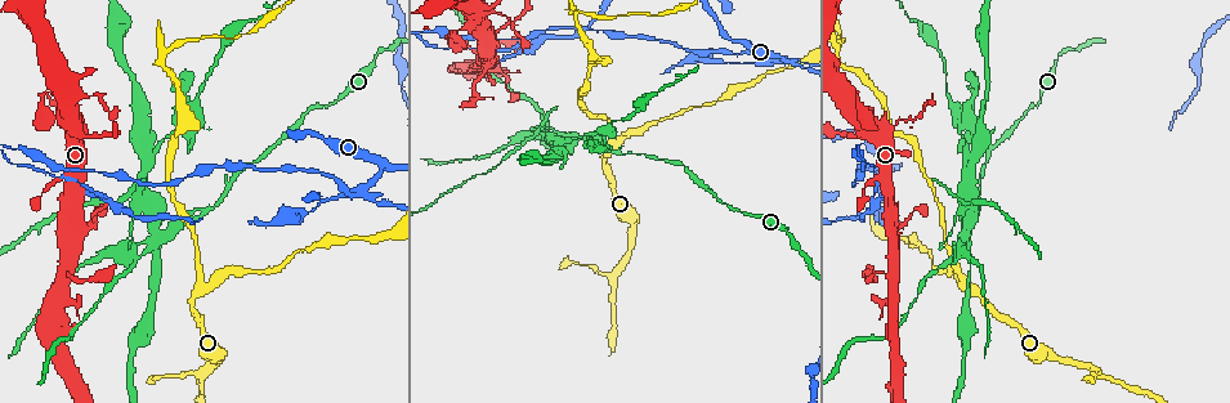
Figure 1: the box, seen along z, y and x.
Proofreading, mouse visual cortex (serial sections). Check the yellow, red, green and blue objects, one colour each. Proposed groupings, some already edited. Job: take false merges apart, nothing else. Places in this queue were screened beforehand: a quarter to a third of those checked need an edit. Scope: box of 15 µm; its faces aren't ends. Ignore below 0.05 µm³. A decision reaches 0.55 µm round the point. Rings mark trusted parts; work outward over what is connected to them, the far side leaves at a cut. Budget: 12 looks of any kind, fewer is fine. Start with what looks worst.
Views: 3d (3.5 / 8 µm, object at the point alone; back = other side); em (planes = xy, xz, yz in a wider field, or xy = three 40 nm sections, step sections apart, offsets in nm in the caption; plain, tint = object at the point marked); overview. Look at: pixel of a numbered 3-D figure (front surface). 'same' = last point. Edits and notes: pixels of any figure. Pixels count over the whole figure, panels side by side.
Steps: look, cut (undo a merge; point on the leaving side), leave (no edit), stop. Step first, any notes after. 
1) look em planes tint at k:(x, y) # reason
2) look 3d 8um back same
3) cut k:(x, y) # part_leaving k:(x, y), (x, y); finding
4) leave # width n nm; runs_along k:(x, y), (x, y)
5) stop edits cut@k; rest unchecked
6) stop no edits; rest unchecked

look 3d 3.5um at 1:(607, 155) # branch point

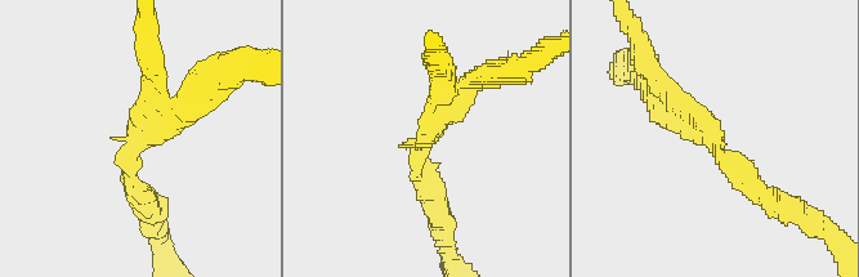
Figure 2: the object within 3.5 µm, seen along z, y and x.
look em xy step 3 tint at 2:(428, 130)

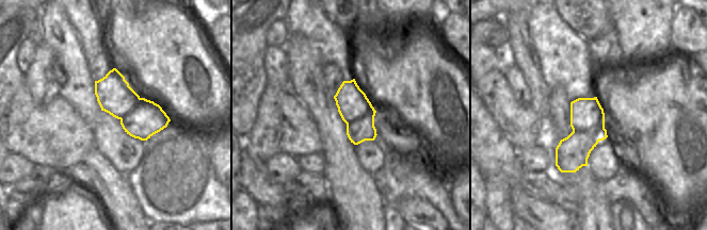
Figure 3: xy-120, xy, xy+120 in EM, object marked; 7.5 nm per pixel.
look em xy step 2 tint same

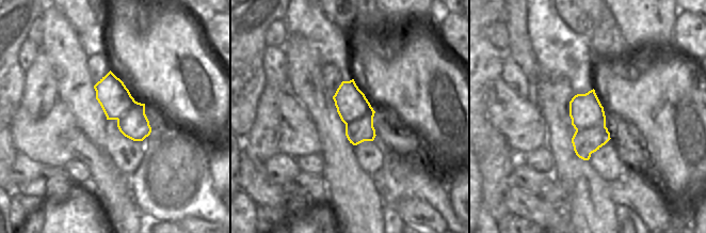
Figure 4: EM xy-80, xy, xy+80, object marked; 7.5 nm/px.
cut 2:(209, 95) # arms 3; arm_widths 200, 200, 250 nm; a second cell is stuck on

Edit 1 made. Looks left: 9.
look 3d 3.5um at 1:(204, 211) # arms part here

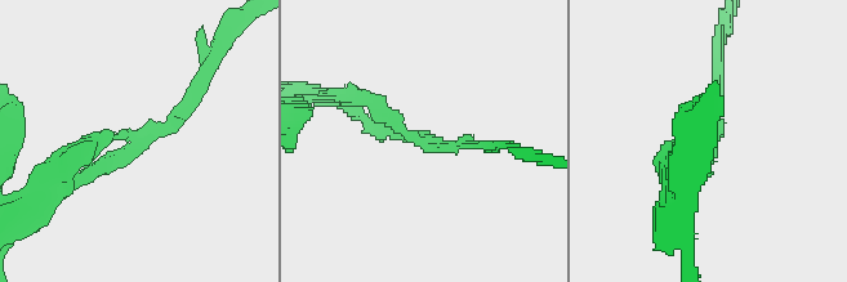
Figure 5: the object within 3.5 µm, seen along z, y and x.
look em planes tint at 5:(144, 142) # now the EM

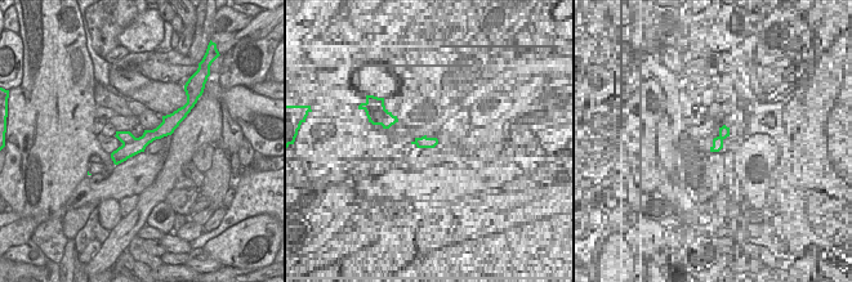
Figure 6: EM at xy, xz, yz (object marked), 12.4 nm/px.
cut 5:(676, 161) # two cells meet here

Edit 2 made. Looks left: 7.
look 3d 8um at 1:(894, 125) # calibre changes

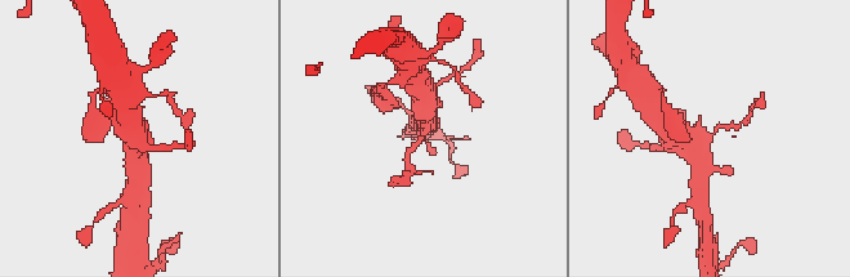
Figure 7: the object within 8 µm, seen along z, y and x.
look 3d 3.5um at 7:(423, 134)

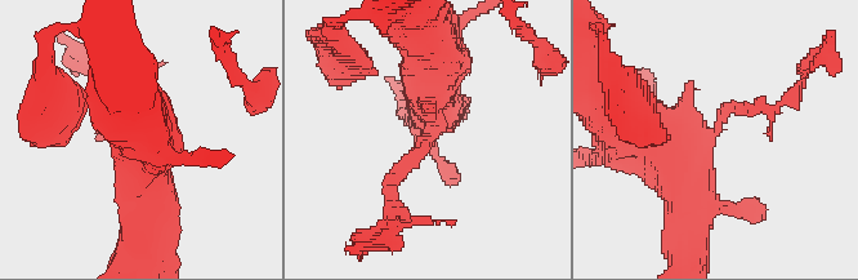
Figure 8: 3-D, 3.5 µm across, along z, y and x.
look em planes tint at 8:(426, 138) # arm_widths 200, 600 nm; now the EM

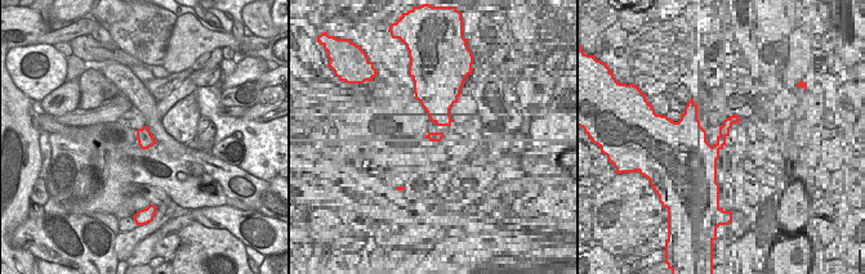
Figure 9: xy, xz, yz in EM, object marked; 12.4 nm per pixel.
cut 8:(397, 177) # width 190 nm; part_leaving 8:(427, 141), (390, 183), (394, 227); a second cell is stuck on

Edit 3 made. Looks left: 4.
look 3d 3.5um back at 7:(444, 64)

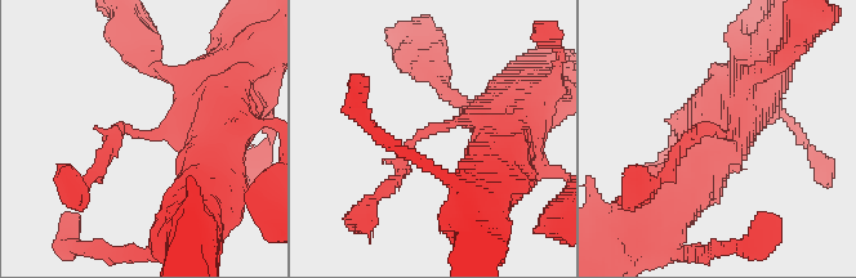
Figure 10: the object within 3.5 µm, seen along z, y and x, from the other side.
look em xy step 1 tint at 10:(433, 129)

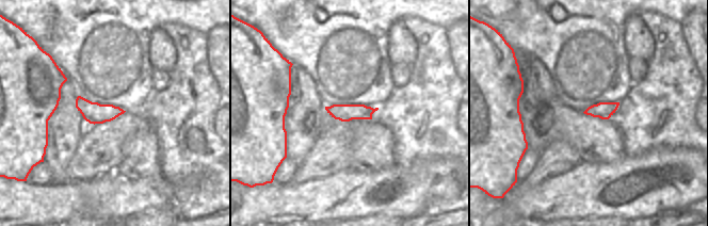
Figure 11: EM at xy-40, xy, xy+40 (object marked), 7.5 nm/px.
leave # arm_widths 200, 600 nm; runs_along 10:(219, 137), (120, 129), (105, 160); one cell here

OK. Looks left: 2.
look 3d 8um at 1:(599, 63) # a fork

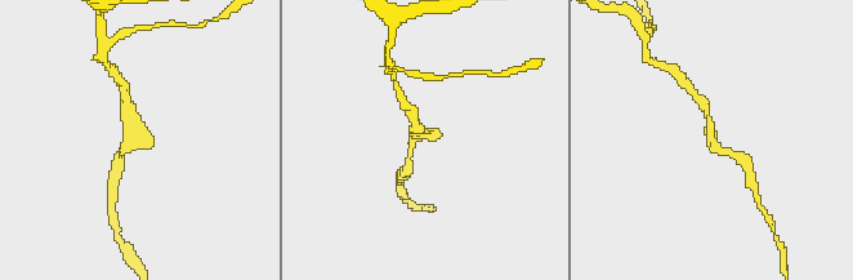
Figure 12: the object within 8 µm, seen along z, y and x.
look em xy step 1 tint at 12:(713, 142)

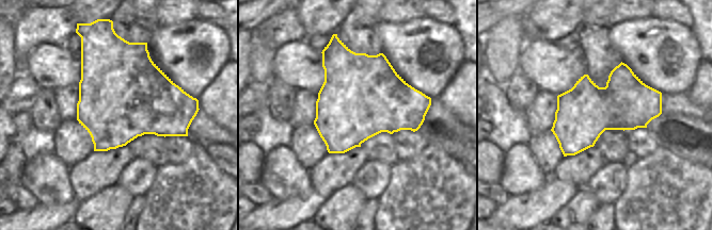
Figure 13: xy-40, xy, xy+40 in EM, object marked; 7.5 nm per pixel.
leave # width 600 nm; runs_along 12:(741, 158), (711, 141), (705, 105); continuous, no second cell

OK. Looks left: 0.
stop edits cut@2, cut@5, cut@8; rest unchecked

